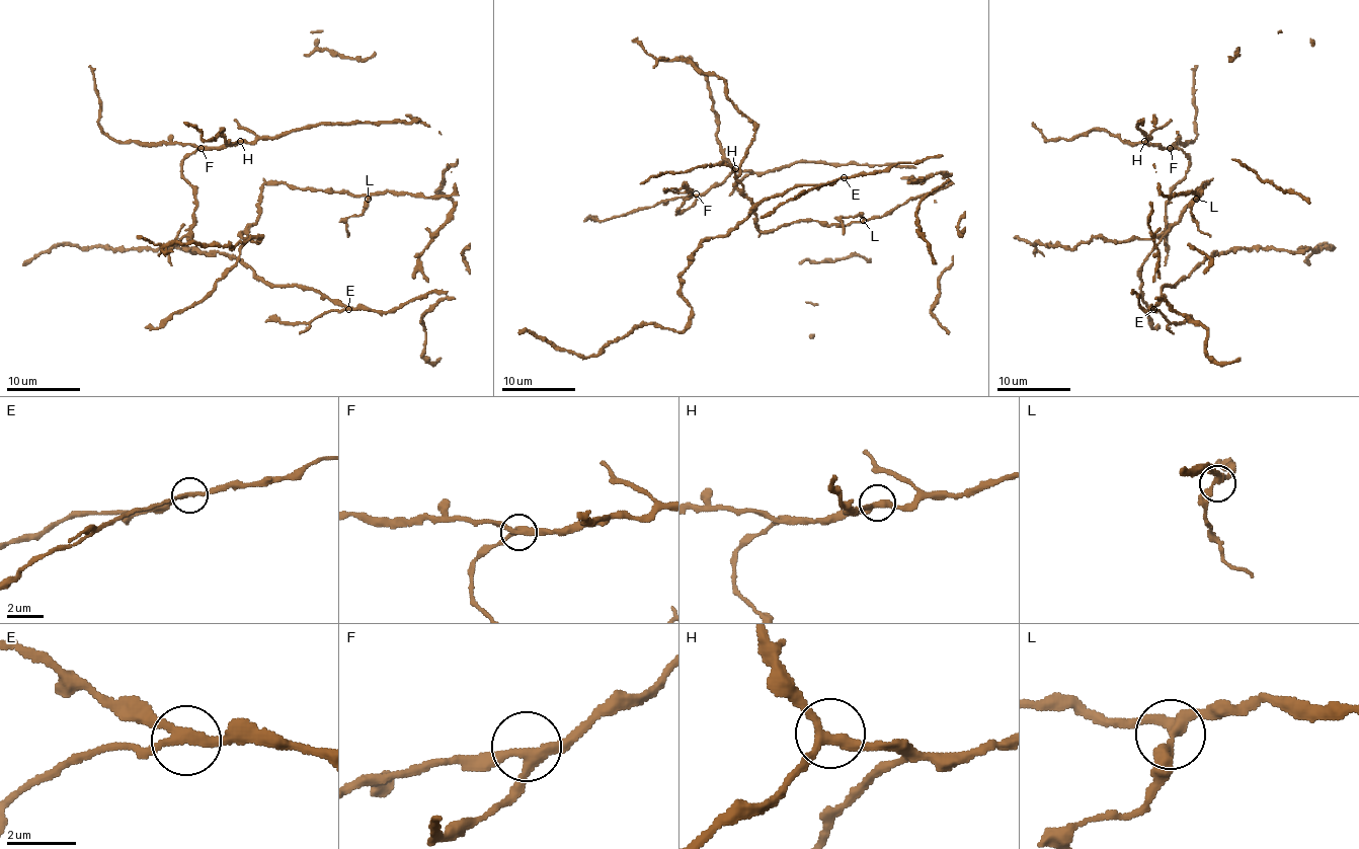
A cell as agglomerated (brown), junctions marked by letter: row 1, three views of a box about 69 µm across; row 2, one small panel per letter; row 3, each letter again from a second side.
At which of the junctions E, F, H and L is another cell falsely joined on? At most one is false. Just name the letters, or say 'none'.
E

